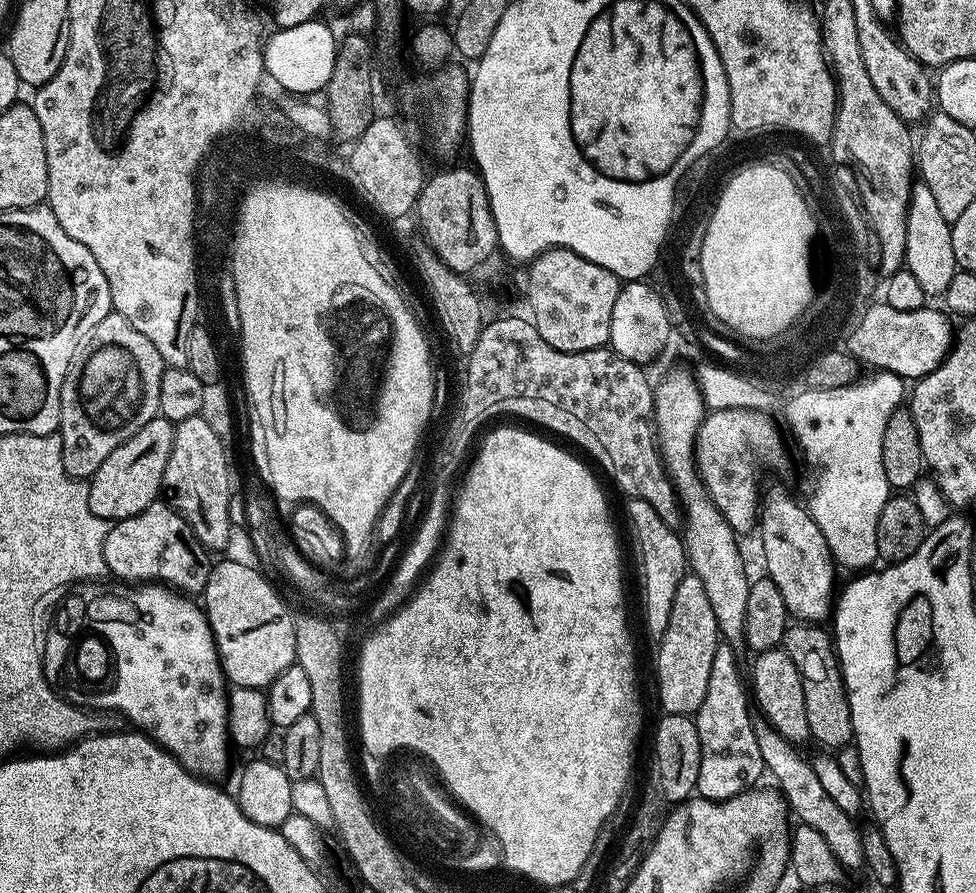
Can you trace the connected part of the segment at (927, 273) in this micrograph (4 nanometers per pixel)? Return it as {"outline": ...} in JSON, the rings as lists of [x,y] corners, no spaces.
{"outline":[[[923,182],[913,183],[912,194],[908,199],[904,259],[908,271],[914,274],[914,278],[918,278],[922,290],[929,297],[939,297],[946,290],[946,286],[950,286],[950,278],[954,278],[958,270],[952,245],[951,223],[946,218],[942,218],[930,186]]]}

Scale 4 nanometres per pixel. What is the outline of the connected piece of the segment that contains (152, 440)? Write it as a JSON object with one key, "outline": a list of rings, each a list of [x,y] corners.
{"outline":[[[157,418],[146,422],[142,430],[138,430],[122,446],[118,446],[98,466],[98,470],[90,477],[87,485],[90,510],[98,514],[98,518],[109,522],[125,520],[151,504],[157,503],[164,487],[166,466],[170,462],[172,445],[176,443],[176,430],[173,421]]]}

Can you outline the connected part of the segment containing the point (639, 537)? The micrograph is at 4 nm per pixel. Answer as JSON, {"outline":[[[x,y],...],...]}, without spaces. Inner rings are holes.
{"outline":[[[629,499],[628,520],[632,523],[632,532],[636,535],[636,544],[640,547],[640,564],[644,567],[644,620],[653,634],[666,630],[666,622],[670,622],[670,606],[674,606],[674,590],[678,590],[678,582],[686,575],[686,553],[681,533],[677,529],[666,526],[662,518],[644,500]]]}

